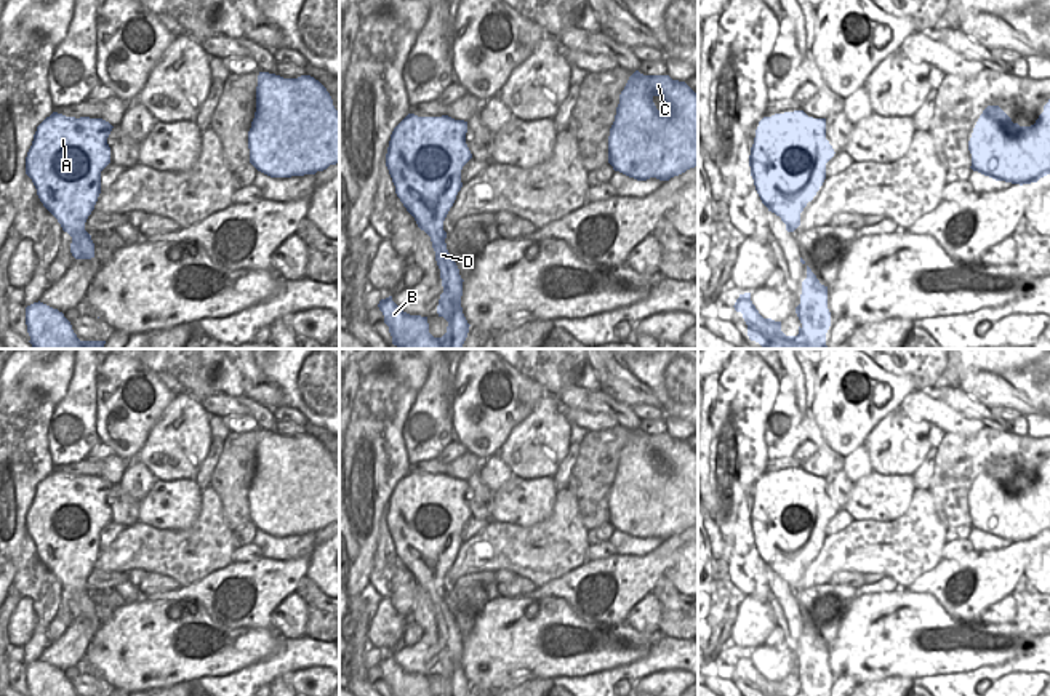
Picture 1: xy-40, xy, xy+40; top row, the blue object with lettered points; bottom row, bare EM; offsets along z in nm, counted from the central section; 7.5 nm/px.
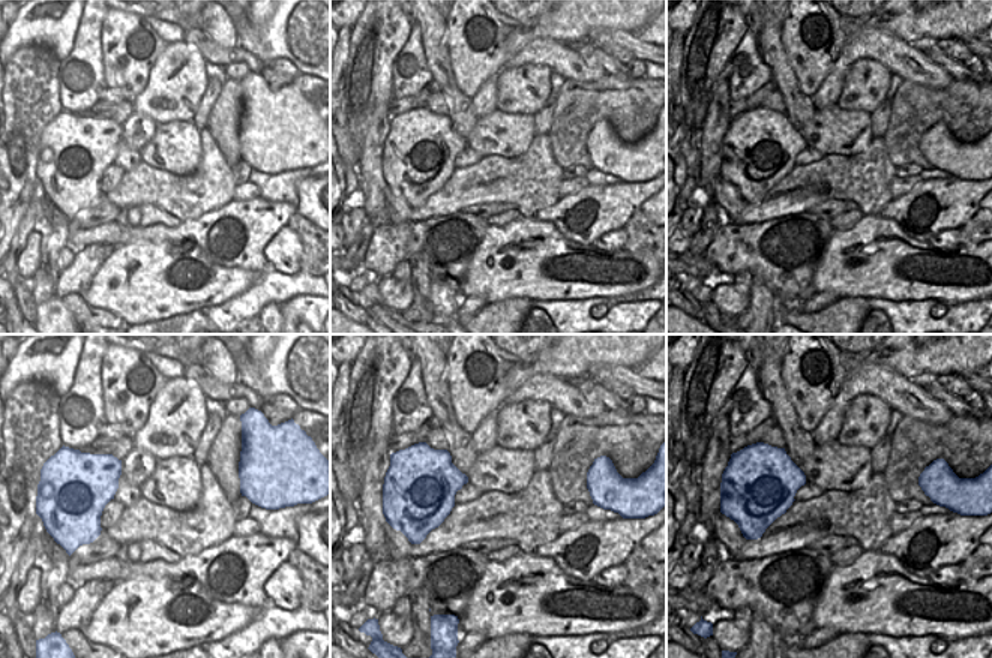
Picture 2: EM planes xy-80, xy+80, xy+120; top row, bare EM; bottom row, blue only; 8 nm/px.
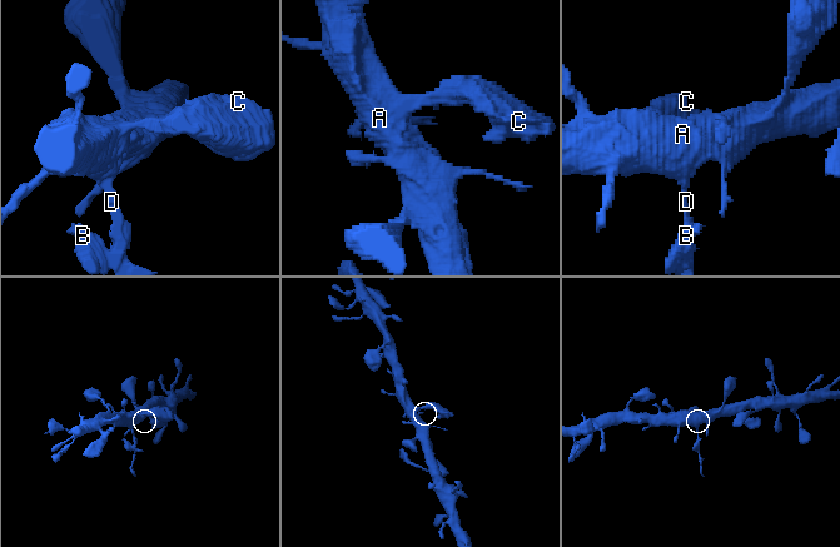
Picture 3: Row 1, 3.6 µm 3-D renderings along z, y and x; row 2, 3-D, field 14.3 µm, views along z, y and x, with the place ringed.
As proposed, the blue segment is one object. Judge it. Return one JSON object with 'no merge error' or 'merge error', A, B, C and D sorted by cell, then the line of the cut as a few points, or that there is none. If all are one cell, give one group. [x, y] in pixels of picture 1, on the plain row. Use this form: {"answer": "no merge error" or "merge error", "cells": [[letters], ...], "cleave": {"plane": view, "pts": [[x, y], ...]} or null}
{"answer": "merge error", "cells": [["A", "C"], ["B", "D"]], "cleave": {"plane": "xy", "pts": [[444, 597], [437, 604], [432, 602]]}}

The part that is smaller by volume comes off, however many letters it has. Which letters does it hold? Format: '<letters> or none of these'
B, D

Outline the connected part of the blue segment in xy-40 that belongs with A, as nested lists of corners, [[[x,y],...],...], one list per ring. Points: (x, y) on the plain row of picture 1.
[[[53,470],[37,485],[27,510],[26,533],[72,600],[86,590],[85,581],[101,552],[101,530],[110,522],[107,496],[112,486],[102,477]]]

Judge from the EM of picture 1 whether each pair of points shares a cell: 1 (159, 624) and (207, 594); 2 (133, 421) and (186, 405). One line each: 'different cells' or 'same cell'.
1: different cells
2: different cells

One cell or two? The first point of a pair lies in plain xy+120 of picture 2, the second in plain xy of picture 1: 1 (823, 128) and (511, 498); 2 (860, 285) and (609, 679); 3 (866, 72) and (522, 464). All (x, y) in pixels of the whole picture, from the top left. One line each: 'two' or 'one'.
1: one
2: two
3: one

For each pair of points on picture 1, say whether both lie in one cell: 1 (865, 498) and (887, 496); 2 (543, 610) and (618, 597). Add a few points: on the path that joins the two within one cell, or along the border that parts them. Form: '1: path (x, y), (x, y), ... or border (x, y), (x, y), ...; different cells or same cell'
1: path (869, 498), (882, 498); same cell
2: border (533, 597), (561, 597), (586, 621), (604, 623); different cells

